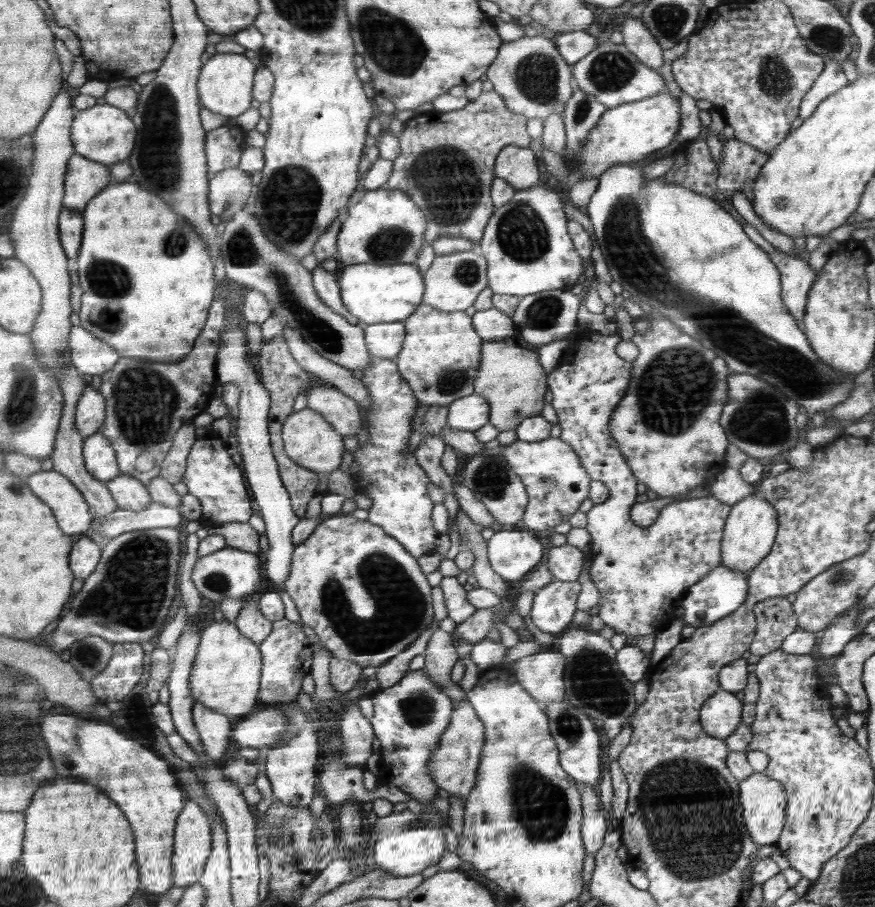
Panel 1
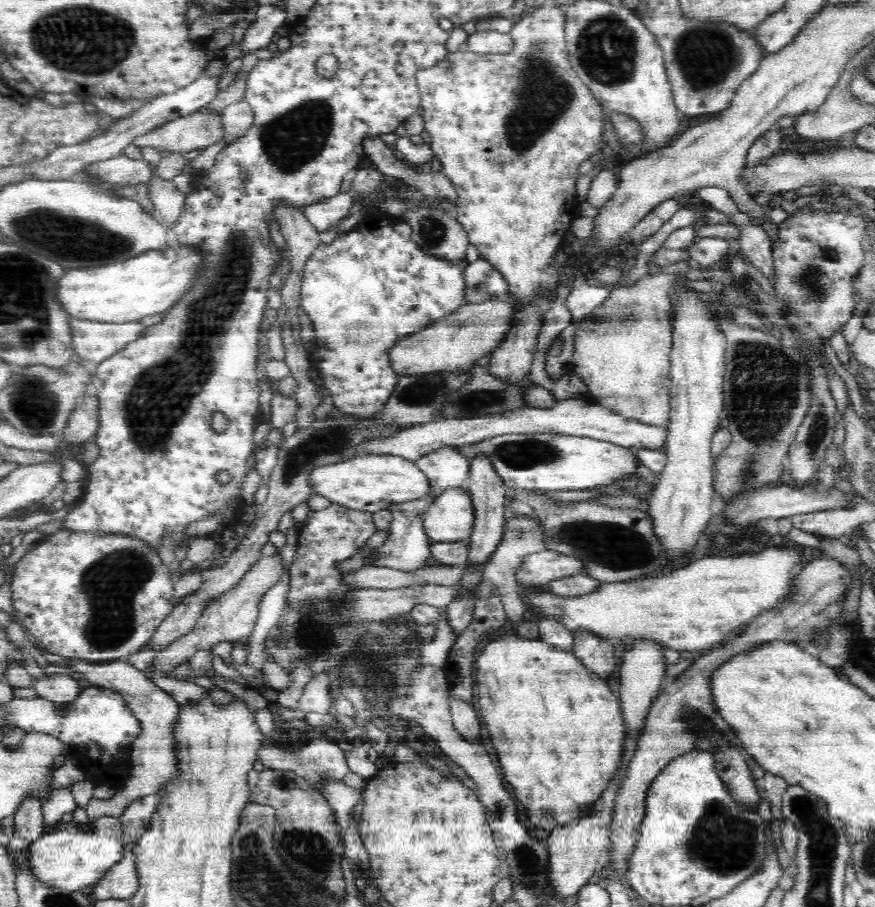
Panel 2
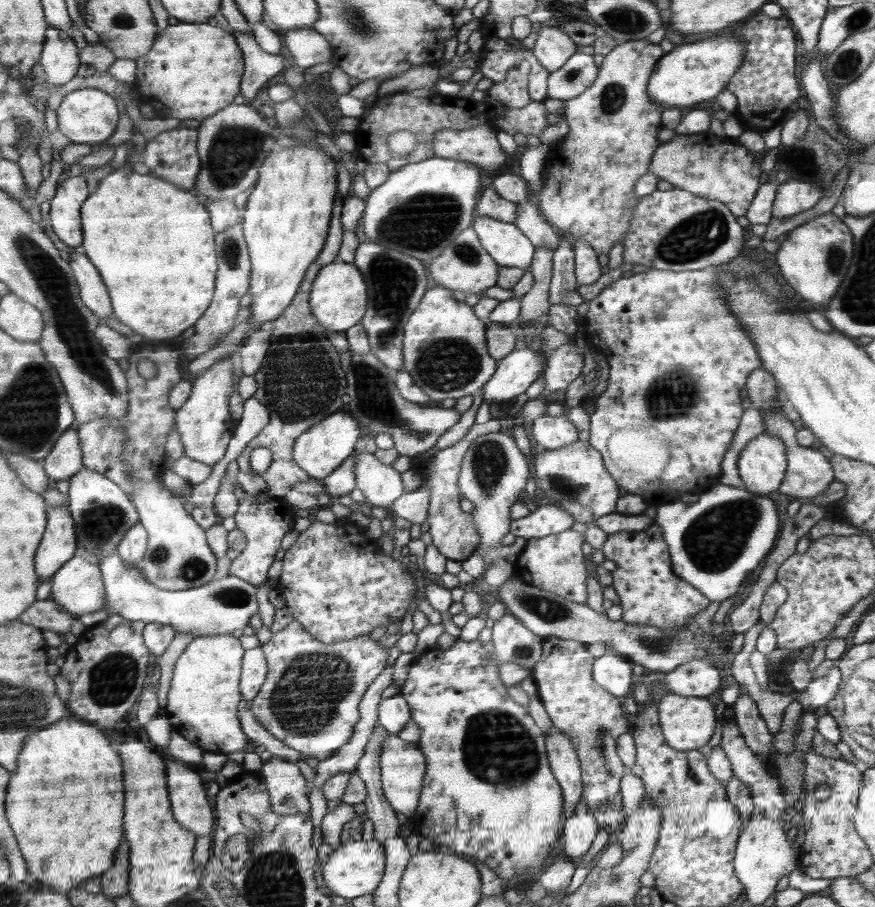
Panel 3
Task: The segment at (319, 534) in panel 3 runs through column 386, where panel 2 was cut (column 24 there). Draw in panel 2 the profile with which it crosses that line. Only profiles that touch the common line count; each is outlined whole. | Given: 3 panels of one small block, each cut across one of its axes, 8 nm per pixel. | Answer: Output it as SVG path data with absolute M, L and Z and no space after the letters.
M65 529L56 531L48 540L42 544L37 544L33 549L25 553L25 556L14 566L12 579L12 601L17 617L23 627L25 627L30 637L37 638L39 642L47 647L52 654L59 654L66 659L82 659L82 662L112 662L125 658L127 654L132 654L146 646L156 633L158 626L172 612L172 572L168 572L169 566L164 566L156 554L156 548L153 548L148 541L141 540L140 537L133 536L132 533L108 533L100 529Z

